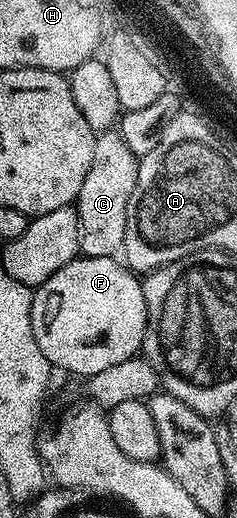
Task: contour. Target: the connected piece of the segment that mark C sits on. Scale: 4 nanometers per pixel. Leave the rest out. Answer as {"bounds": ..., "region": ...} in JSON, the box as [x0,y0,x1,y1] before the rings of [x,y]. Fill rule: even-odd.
{"bounds":[75,131,139,257],"region":[[[106,131],[96,134],[96,138],[91,168],[75,202],[81,220],[81,253],[86,257],[117,257],[125,248],[127,207],[131,191],[135,191],[139,159],[123,143],[120,132]]]}

